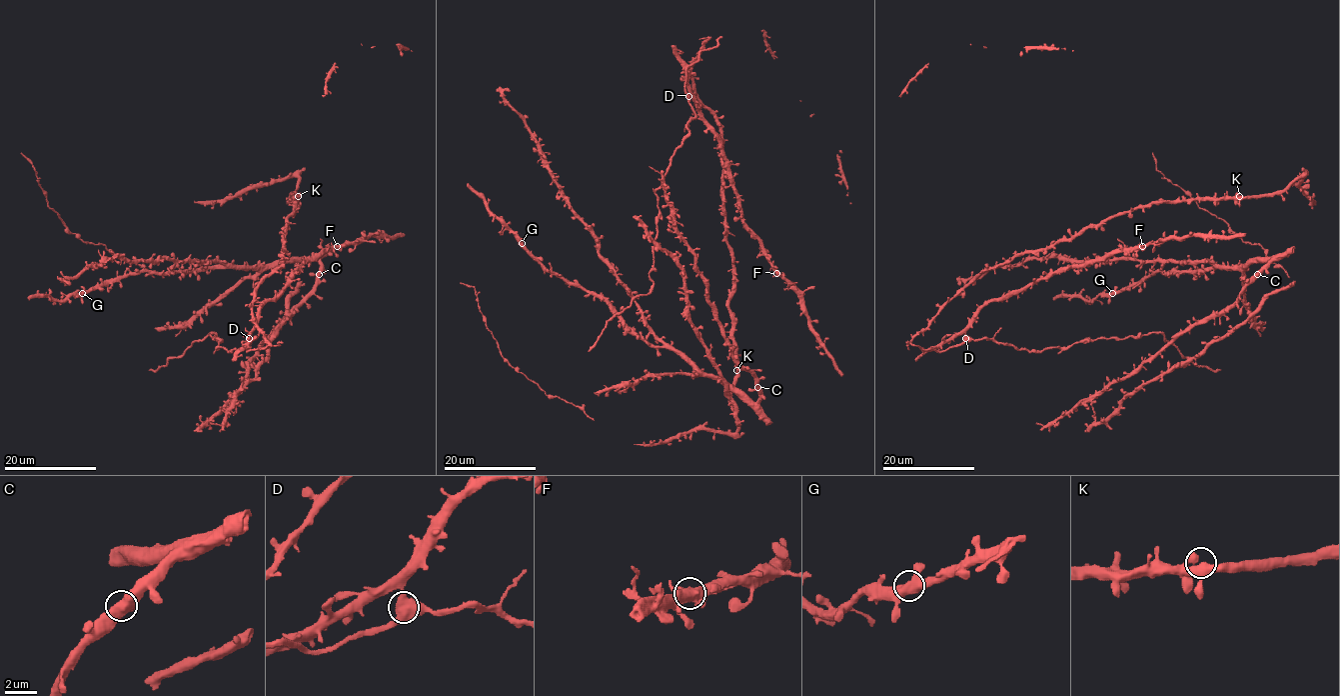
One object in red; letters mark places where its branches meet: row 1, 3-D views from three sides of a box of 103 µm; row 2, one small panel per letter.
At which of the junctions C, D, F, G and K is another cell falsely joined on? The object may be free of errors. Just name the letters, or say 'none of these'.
D

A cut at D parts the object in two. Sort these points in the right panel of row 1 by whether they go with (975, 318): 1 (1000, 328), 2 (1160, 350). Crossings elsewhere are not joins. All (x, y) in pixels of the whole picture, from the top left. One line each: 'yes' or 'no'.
1: no
2: yes

